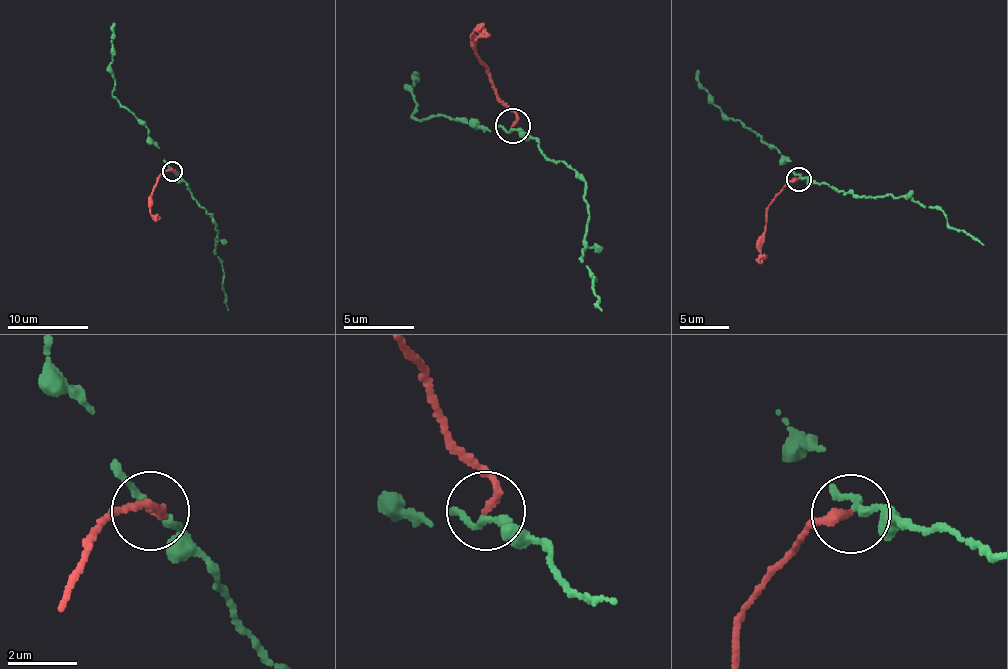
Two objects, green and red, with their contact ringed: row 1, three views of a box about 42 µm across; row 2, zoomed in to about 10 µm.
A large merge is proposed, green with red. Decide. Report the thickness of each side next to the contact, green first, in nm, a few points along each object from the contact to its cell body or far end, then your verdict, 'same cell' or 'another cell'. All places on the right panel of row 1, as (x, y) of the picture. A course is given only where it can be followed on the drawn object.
190/220 nm | green via (800, 178), (827, 183), (860, 197), (892, 194), (917, 200), (939, 210), (946, 222), (983, 245) | red via (798, 178), (793, 177), (766, 211), (764, 256) | another cell

